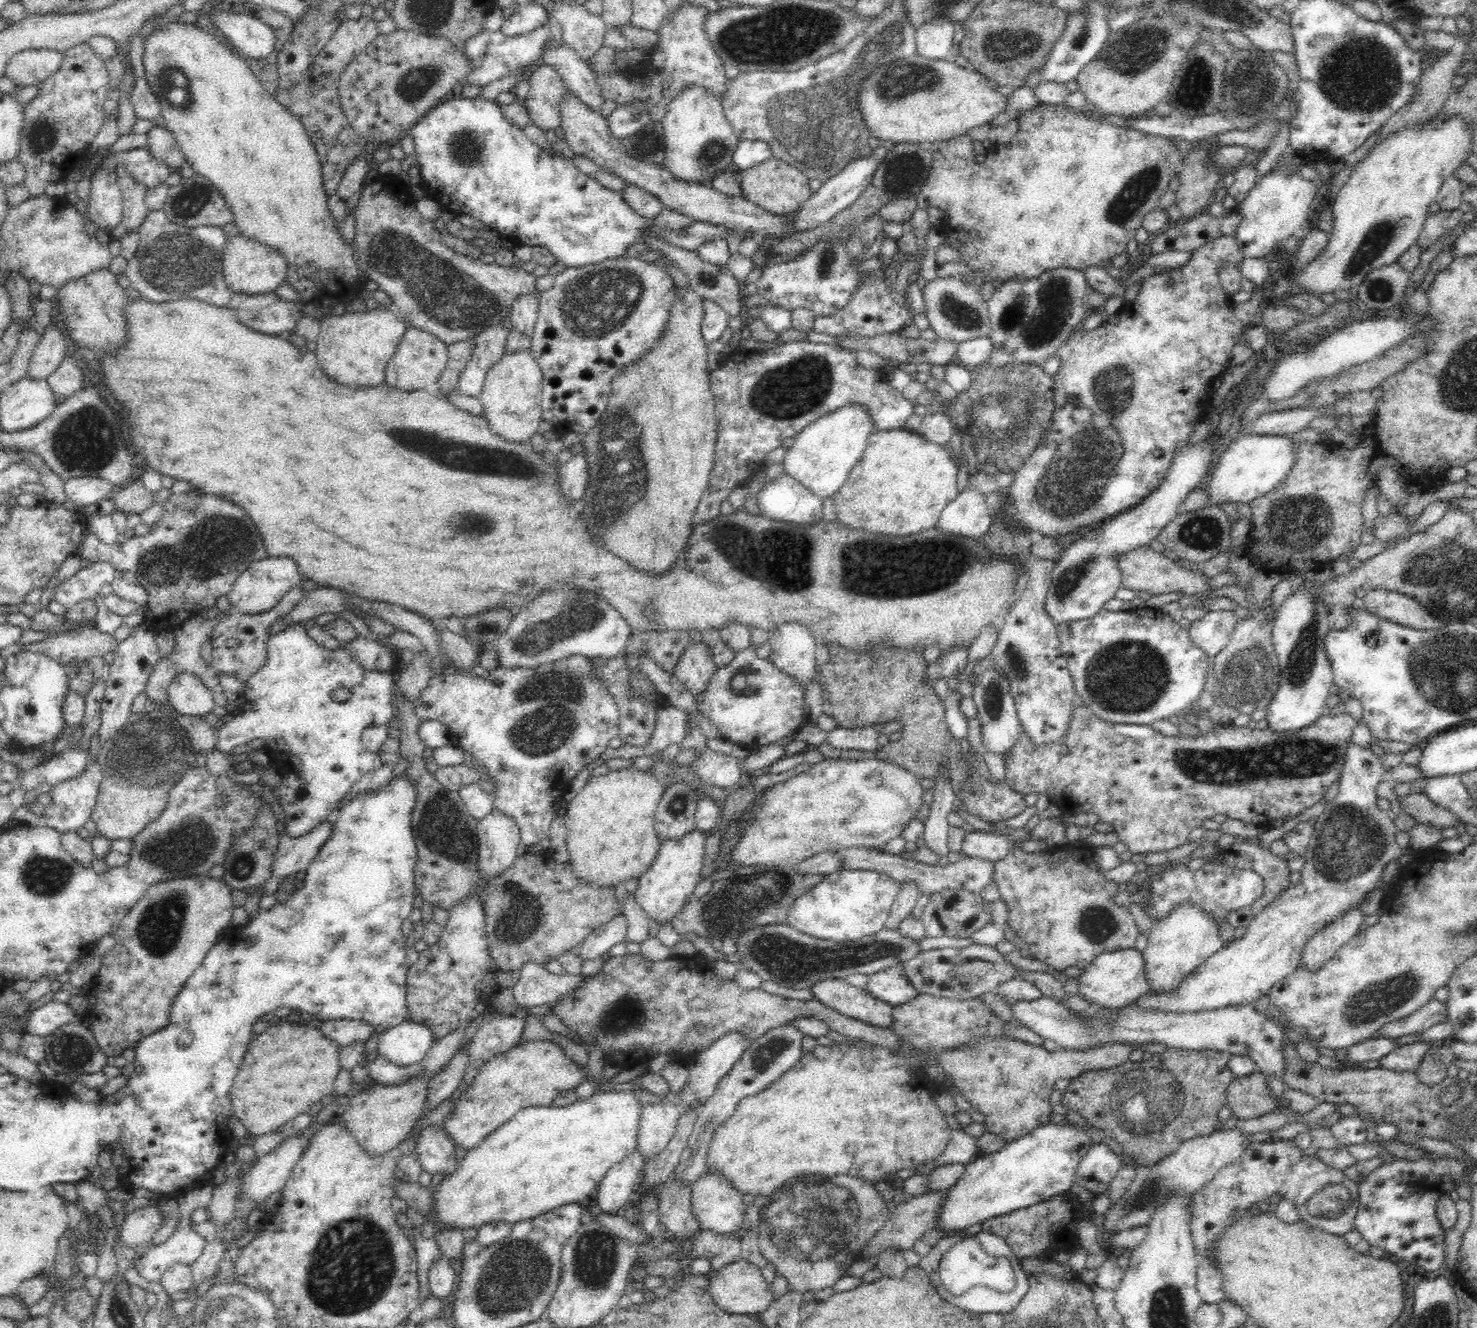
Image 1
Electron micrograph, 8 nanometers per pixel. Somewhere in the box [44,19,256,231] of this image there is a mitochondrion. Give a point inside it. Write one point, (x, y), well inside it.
(172, 81)

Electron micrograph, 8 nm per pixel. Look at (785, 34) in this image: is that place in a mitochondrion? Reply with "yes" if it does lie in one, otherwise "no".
yes

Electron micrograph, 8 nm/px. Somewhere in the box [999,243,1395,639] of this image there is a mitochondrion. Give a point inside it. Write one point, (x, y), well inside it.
(1073, 479)

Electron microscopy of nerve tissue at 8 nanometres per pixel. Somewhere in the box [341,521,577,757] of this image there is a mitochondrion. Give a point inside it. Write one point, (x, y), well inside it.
(488, 627)

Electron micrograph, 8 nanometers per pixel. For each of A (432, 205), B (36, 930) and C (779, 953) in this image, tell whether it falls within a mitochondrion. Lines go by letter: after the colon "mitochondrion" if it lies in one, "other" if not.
A: other
B: other
C: mitochondrion

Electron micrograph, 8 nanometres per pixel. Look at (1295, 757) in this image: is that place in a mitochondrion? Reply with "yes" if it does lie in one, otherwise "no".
yes

